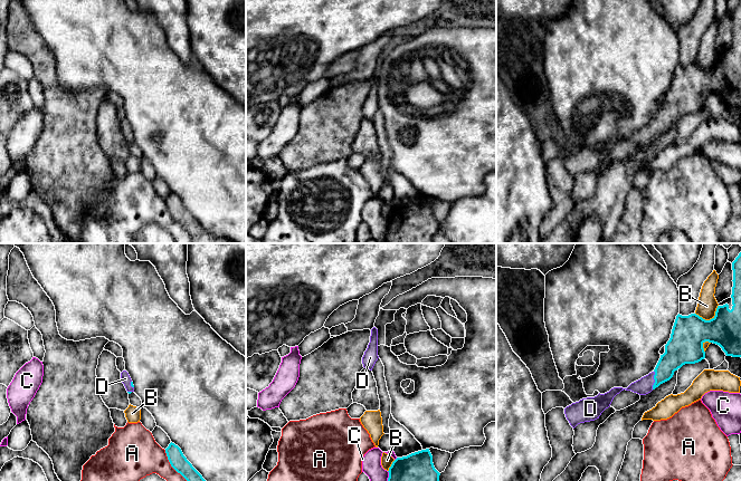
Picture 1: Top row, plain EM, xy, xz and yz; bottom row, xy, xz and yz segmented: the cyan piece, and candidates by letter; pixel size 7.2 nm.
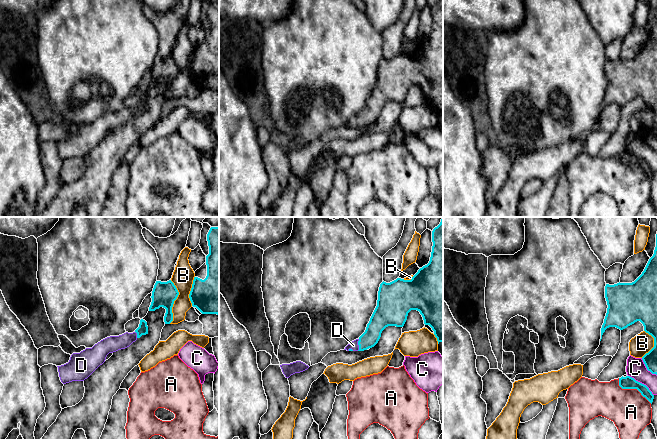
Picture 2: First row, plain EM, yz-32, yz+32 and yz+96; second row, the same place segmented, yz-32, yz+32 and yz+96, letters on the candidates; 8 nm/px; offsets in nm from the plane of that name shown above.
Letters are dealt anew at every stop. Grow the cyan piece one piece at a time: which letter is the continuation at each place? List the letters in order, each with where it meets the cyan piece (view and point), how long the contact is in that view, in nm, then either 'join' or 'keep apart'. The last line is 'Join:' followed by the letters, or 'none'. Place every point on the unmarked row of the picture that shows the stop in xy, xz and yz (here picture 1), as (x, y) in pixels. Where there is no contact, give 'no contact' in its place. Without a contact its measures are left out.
A: meets cyan in xy at (177, 221); contact 360 nm long; keep apart
B: meets cyan in yz at (710, 69); contact 180 nm long; keep apart
C: meets cyan in xz at (387, 232); contact 170 nm long; keep apart
D: meets cyan in yz at (654, 128); contact 140 nm long; join
Join: D

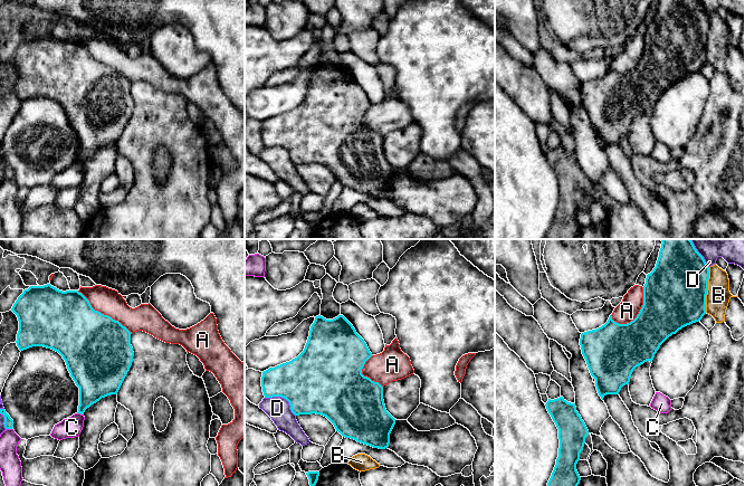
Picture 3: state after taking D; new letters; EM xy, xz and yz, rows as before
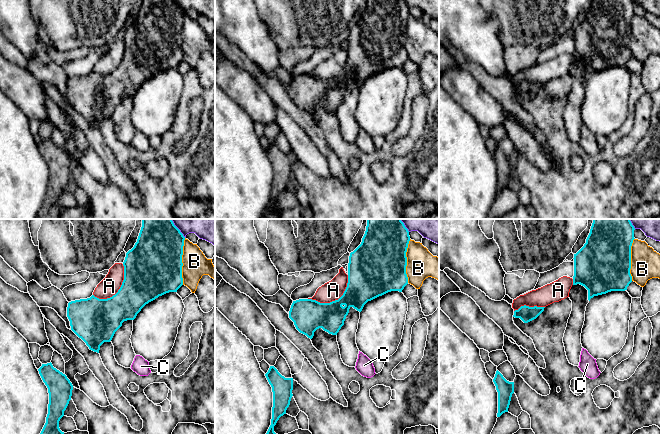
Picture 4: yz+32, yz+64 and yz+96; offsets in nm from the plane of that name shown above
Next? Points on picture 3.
A: meets cyan in yz at (639, 63); contact 340 nm long; keep apart
B: meets cyan in yz at (707, 39); contact 320 nm long; keep apart
C: meets cyan in xy at (80, 163); contact 50 nm long; keep apart
D: meets cyan in xz at (284, 148); contact 260 nm long; keep apart
Join: none

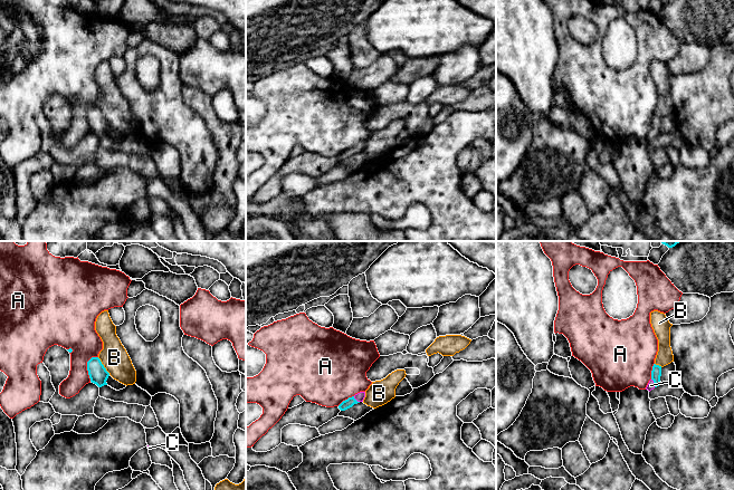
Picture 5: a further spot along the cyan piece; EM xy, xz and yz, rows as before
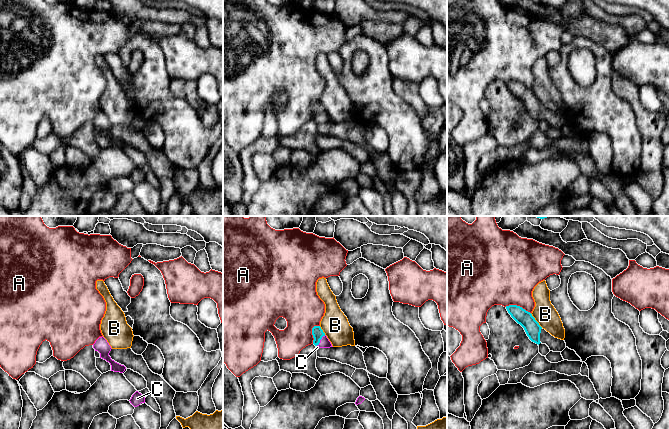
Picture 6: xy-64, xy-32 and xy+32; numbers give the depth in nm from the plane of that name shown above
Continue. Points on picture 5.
A: meets cyan in xy at (87, 116); contact 190 nm long; keep apart
B: meets cyan in xy at (103, 116); contact 160 nm long; keep apart
C: meets cyan in xz at (355, 150); contact 60 nm long; join
Join: C

